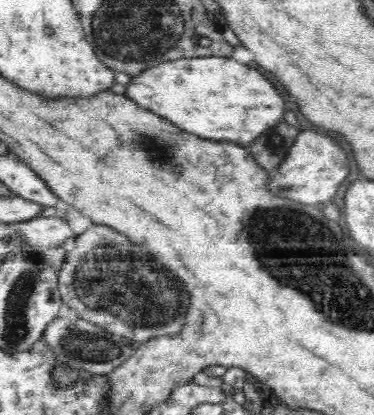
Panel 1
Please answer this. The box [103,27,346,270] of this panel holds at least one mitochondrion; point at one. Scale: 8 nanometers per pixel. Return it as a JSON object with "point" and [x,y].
{"point":[167,157]}

